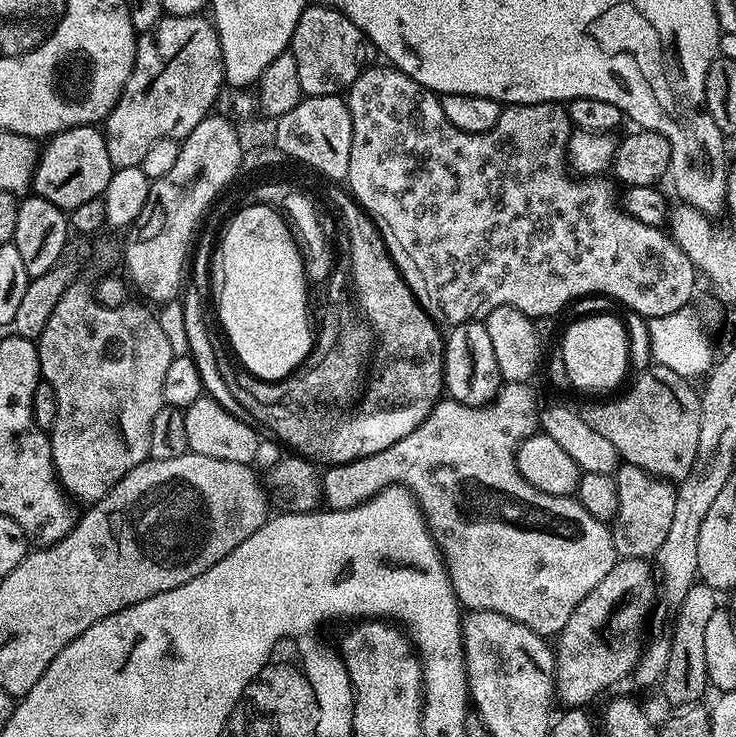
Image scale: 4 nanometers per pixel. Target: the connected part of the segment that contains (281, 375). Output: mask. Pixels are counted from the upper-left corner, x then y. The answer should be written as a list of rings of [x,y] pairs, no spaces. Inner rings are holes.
[[[244,204],[241,209],[241,212],[233,214],[232,221],[225,226],[224,241],[221,239],[218,244],[218,260],[220,256],[220,324],[224,327],[224,332],[228,335],[228,340],[232,343],[237,358],[244,363],[242,364],[243,371],[252,373],[260,380],[279,381],[287,378],[307,358],[304,351],[308,350],[308,327],[304,321],[304,311],[310,307],[310,300],[308,300],[310,281],[304,274],[304,259],[300,257],[300,246],[287,219],[272,204]]]

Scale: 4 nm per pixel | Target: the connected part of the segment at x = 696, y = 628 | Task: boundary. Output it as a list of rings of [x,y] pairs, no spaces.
[[[697,582],[692,589],[682,598],[680,609],[674,613],[676,625],[670,628],[672,641],[670,642],[670,658],[666,662],[666,670],[662,677],[662,689],[664,696],[672,703],[672,706],[687,706],[695,704],[701,699],[704,688],[709,687],[706,674],[705,635],[706,626],[714,610],[718,607],[717,589],[709,584]]]

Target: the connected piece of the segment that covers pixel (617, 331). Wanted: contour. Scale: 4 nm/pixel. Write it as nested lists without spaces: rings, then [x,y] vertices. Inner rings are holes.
[[[584,316],[576,320],[559,337],[560,354],[558,360],[566,364],[566,373],[573,389],[581,388],[584,392],[604,392],[607,388],[616,388],[630,372],[628,362],[628,331],[624,328],[623,319],[616,316]]]

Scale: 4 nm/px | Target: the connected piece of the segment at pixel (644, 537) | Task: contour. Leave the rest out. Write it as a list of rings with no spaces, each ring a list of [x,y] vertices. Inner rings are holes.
[[[621,463],[614,473],[618,486],[618,514],[611,525],[612,541],[617,557],[626,560],[648,560],[666,542],[670,522],[674,519],[677,485],[671,480],[652,476],[633,464]]]

